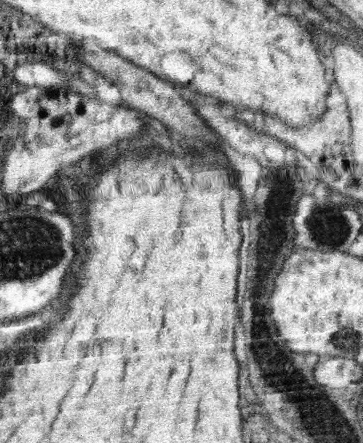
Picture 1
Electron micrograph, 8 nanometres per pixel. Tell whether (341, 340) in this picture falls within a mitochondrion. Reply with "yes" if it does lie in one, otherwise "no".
yes

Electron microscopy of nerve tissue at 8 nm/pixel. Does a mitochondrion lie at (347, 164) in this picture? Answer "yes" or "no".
no

